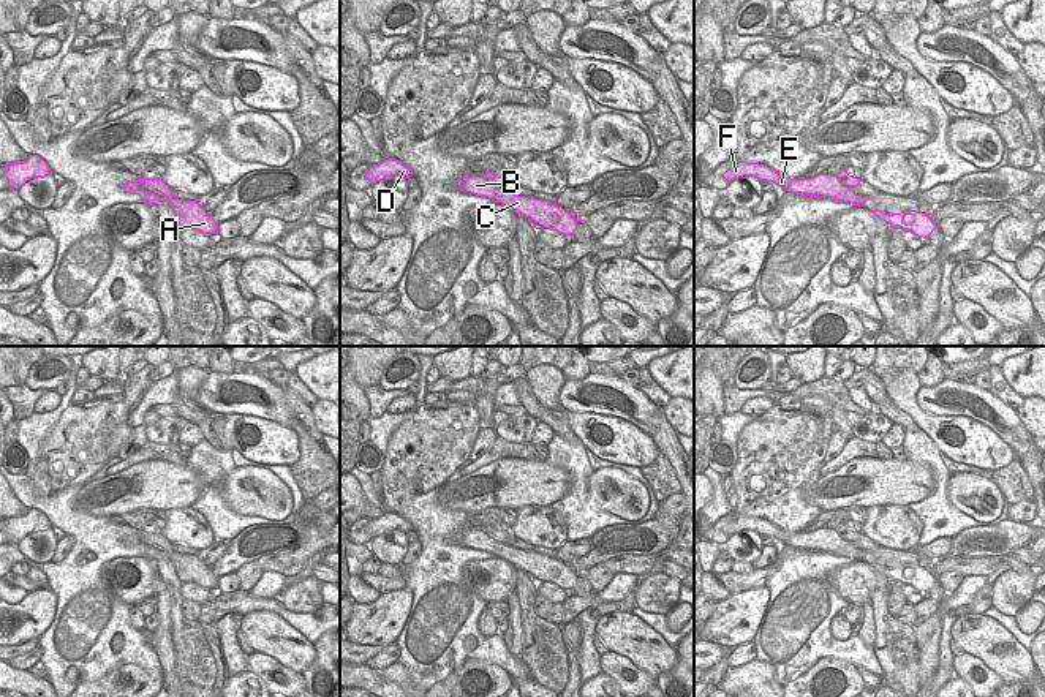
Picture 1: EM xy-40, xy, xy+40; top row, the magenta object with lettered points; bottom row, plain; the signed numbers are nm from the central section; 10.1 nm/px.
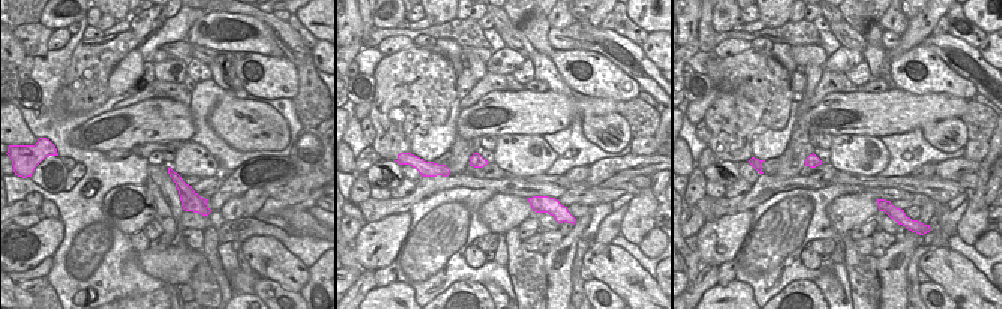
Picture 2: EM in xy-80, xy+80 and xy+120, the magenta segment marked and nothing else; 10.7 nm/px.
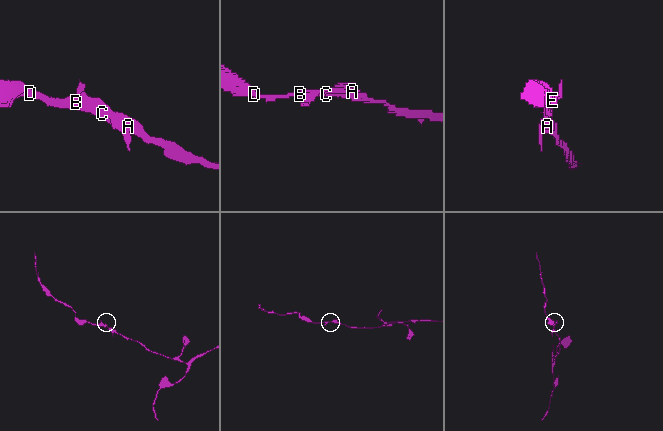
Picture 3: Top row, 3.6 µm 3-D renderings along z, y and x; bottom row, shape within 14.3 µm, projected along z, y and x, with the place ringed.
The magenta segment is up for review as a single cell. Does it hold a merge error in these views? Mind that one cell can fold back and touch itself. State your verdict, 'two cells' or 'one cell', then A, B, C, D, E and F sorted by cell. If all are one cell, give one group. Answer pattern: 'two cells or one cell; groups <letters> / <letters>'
one cell; groups A B C D E F

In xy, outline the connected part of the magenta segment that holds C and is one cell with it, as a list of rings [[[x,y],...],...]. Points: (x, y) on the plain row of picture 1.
[[[468,526],[455,537],[455,544],[500,556],[517,569],[528,572],[536,583],[550,582],[561,590],[574,590],[577,577],[582,574],[549,555],[514,548],[511,545],[512,537],[515,536],[511,531],[498,531],[493,526]]]

